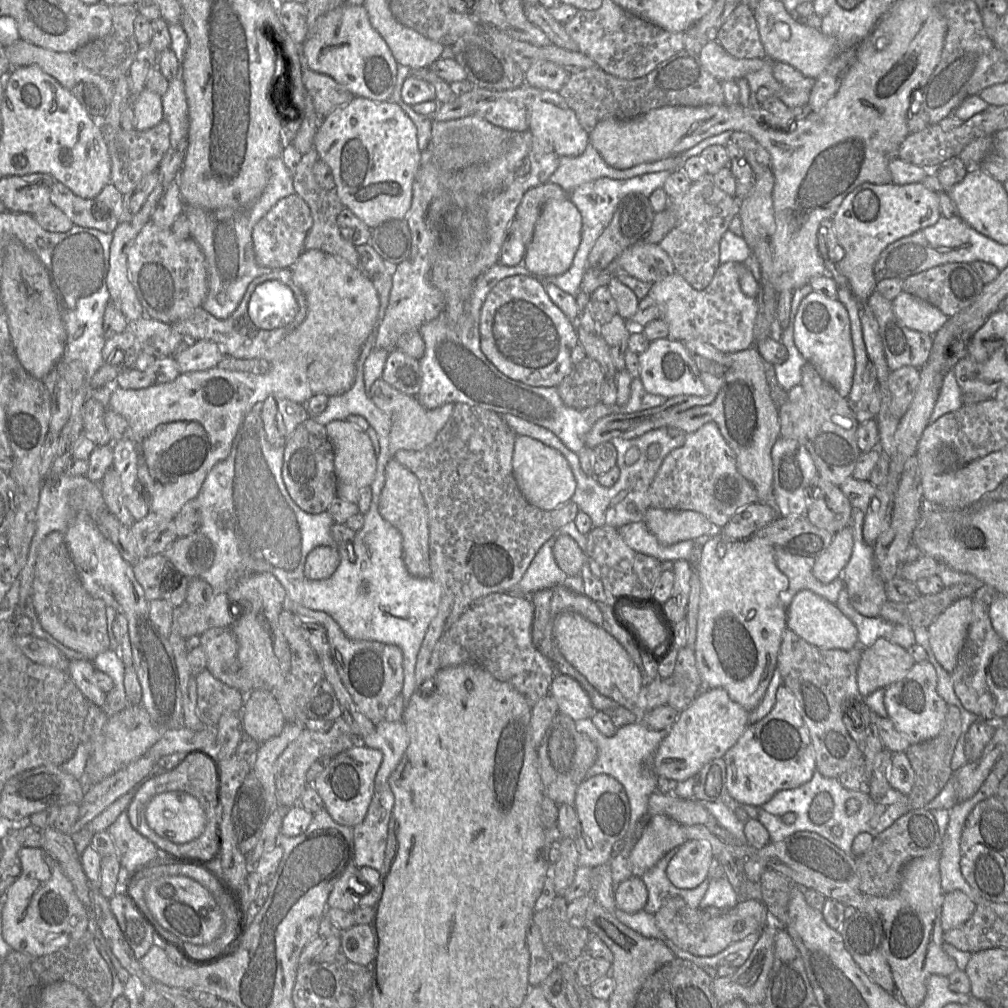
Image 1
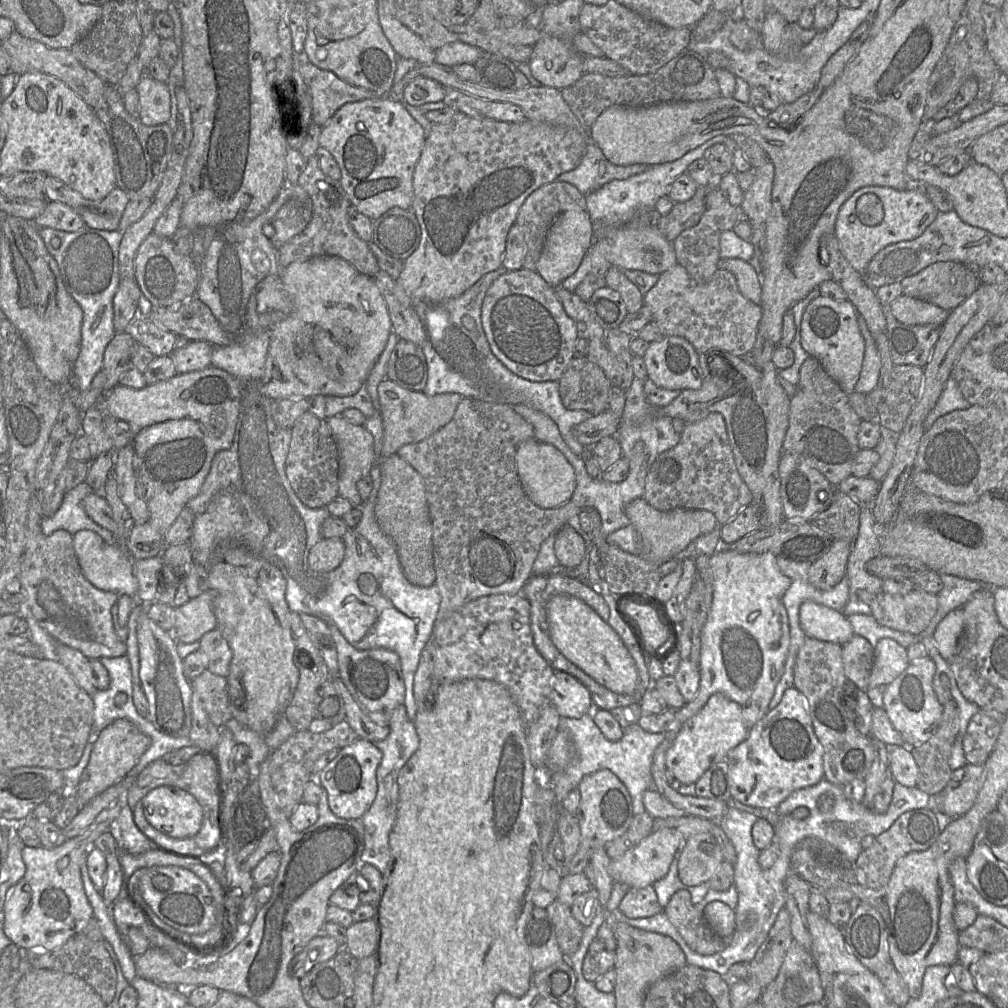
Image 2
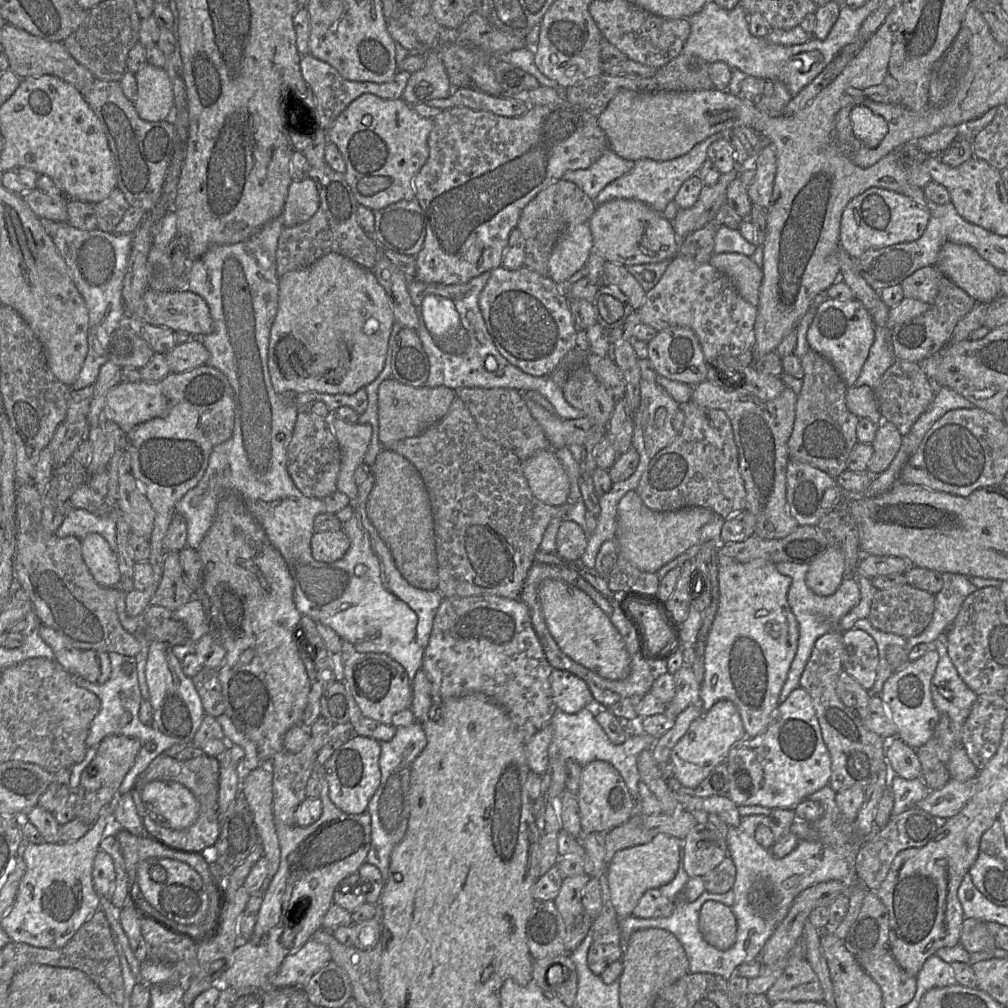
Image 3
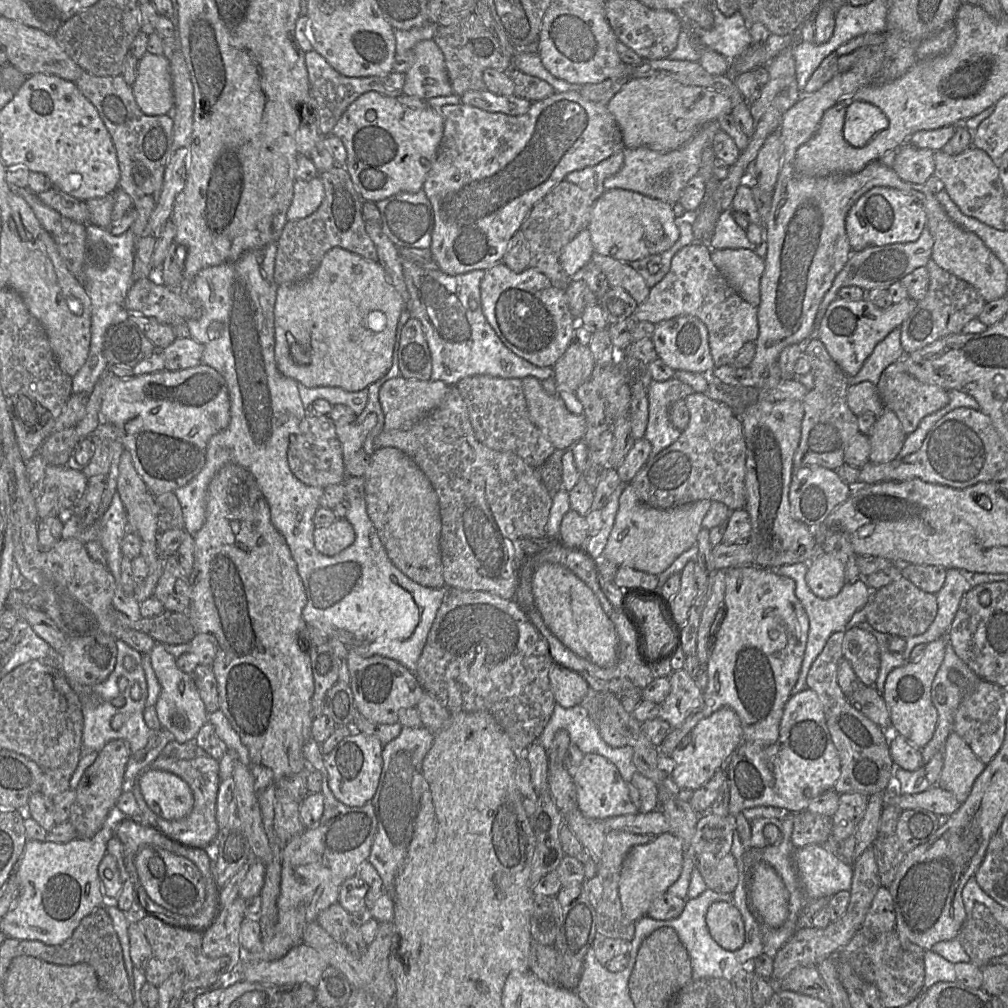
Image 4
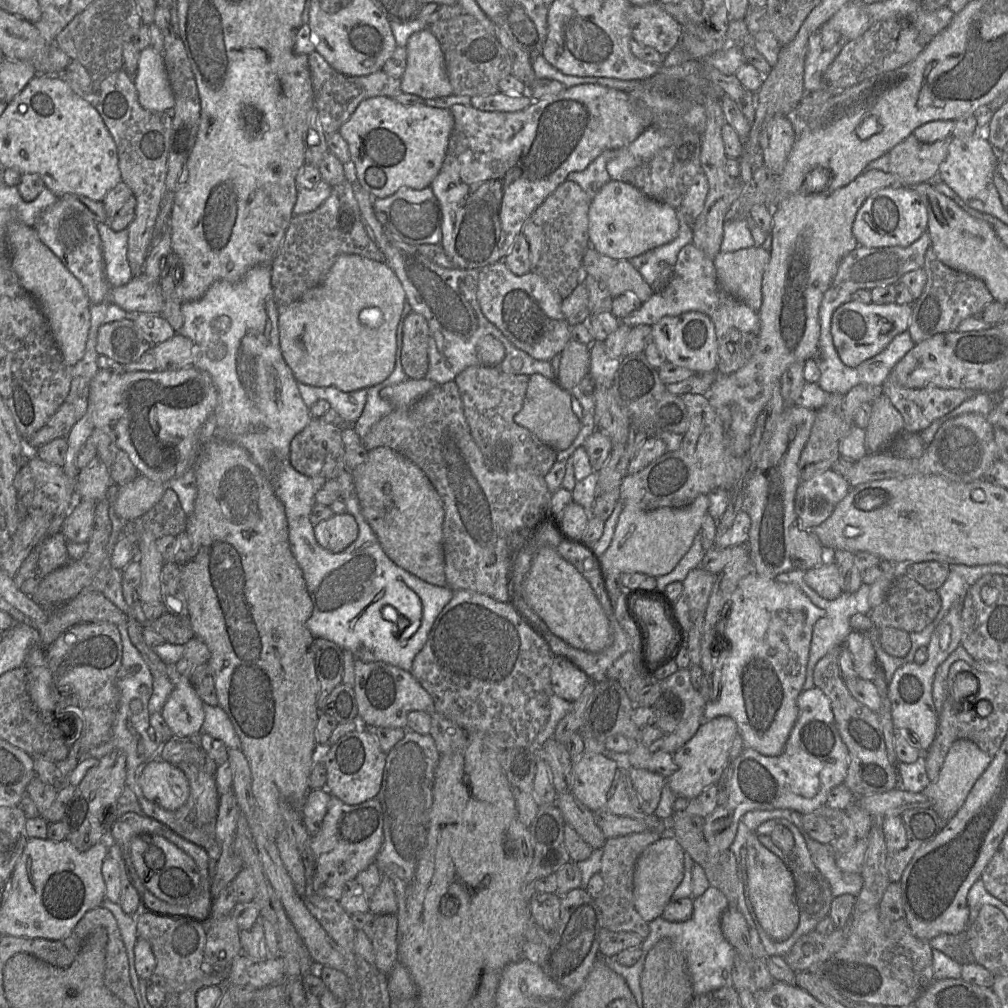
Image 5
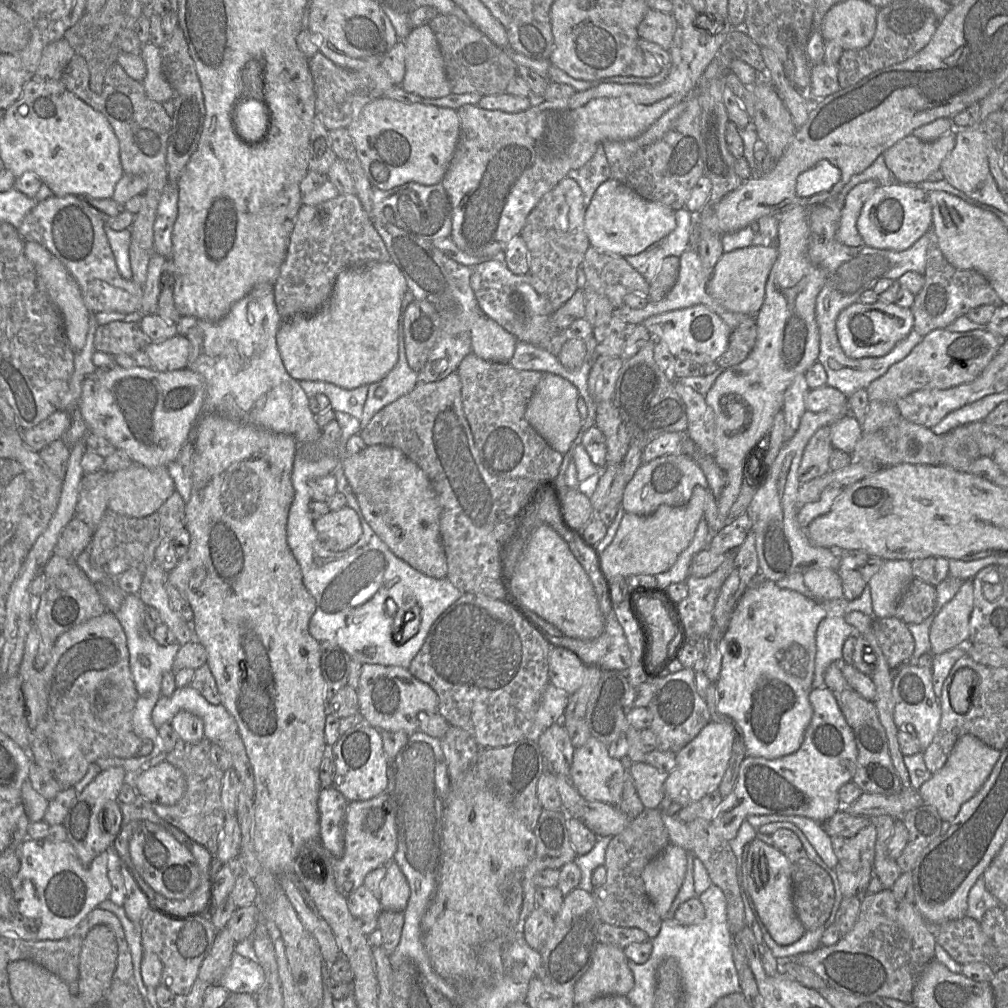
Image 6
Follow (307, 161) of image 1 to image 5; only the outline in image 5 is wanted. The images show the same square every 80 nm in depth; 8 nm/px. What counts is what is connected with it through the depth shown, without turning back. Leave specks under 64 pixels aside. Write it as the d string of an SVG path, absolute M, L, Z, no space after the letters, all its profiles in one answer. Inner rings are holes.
M349 180L332 187L330 196L314 211L294 215L290 220L282 244L271 262L271 285L277 306L289 305L308 290L319 285L328 274L336 258L342 254L356 254L377 262L385 262L385 254L369 237L362 222L361 212Z

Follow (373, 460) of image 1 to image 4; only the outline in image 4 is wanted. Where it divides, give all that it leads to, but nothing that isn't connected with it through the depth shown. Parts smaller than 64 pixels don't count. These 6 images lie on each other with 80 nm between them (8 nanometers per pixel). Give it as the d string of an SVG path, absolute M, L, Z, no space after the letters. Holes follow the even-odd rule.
M370 414L365 421L357 425L354 422L335 423L336 433L342 445L343 463L347 465L353 455L363 448L363 443L376 424L376 415Z

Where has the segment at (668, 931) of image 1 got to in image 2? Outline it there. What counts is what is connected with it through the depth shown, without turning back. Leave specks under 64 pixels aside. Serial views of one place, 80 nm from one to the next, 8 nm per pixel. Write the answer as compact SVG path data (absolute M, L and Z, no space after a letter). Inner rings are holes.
M686 888L678 890L671 896L663 912L696 953L712 955L727 947L730 937L722 938L710 929L703 918L703 913L698 912L692 904Z

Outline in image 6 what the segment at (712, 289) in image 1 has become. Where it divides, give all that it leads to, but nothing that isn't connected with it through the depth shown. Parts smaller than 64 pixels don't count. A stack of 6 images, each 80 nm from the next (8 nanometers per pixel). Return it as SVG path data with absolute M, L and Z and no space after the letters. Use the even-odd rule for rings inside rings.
M688 248L682 253L682 255L679 258L680 258L680 263L679 263L679 273L678 273L677 280L673 285L673 287L669 290L669 292L661 300L648 301L646 306L641 309L633 309L627 305L622 305L618 308L615 308L612 312L612 315L620 318L622 321L626 322L630 326L636 326L636 325L640 325L645 319L657 314L661 314L664 312L677 310L677 309L683 309L697 304L703 304L708 308L710 308L713 312L715 312L727 324L727 326L730 328L731 331L735 330L747 317L755 317L755 316L744 315L742 313L732 312L726 309L720 302L712 298L707 293L706 286L710 279L710 276L708 275L707 271L705 271L701 263L699 254L696 250Z

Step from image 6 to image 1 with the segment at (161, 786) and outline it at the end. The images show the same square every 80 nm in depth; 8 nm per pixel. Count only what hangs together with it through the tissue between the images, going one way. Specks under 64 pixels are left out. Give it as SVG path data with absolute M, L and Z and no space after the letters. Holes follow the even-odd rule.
M183 791L154 796L146 807L145 819L157 835L179 844L197 839L205 828L205 813L199 801Z

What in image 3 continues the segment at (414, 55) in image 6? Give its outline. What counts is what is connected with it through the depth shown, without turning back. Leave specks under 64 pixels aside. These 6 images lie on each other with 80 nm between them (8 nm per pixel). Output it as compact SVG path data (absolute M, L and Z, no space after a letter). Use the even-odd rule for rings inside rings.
M436 50L425 54L425 65L412 72L402 94L410 106L426 103L428 100L448 98L452 92L444 64Z

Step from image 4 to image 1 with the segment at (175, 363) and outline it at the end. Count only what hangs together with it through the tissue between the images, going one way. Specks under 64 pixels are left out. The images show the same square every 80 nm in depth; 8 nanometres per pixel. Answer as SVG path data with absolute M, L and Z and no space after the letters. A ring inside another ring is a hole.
M191 341L191 345L175 360L181 374L209 370L225 356L222 348L212 341Z

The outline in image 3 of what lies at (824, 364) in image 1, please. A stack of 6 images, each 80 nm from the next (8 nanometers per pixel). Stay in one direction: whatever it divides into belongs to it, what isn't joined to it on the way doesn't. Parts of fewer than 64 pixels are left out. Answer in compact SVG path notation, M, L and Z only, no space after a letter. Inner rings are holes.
M826 298L817 308L807 330L810 349L828 359L847 387L854 386L874 342L875 326L871 313L857 299Z

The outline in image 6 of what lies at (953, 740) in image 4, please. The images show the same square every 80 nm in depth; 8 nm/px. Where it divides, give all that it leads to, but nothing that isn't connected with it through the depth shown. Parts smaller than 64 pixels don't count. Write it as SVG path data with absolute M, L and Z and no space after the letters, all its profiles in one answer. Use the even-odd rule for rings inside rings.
M966 734L955 743L946 763L918 790L925 805L933 806L942 821L951 822L958 814L963 803L980 789L989 777L1000 757L1000 750L989 747L977 737Z

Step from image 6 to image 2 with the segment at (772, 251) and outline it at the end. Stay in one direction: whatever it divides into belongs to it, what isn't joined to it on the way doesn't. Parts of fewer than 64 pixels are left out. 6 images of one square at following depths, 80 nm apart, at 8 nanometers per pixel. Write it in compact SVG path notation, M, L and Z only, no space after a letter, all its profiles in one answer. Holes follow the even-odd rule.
M737 258L721 259L719 268L734 274L741 294L753 303L760 305L762 295L761 281L749 262Z

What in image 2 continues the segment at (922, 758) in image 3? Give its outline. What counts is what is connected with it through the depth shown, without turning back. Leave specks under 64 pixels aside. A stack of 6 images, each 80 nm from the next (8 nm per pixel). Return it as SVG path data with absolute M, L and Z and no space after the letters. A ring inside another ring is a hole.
M949 701L943 706L941 721L936 733L911 753L919 769L918 787L929 796L941 793L952 778L949 765L951 748L958 725L958 706Z

